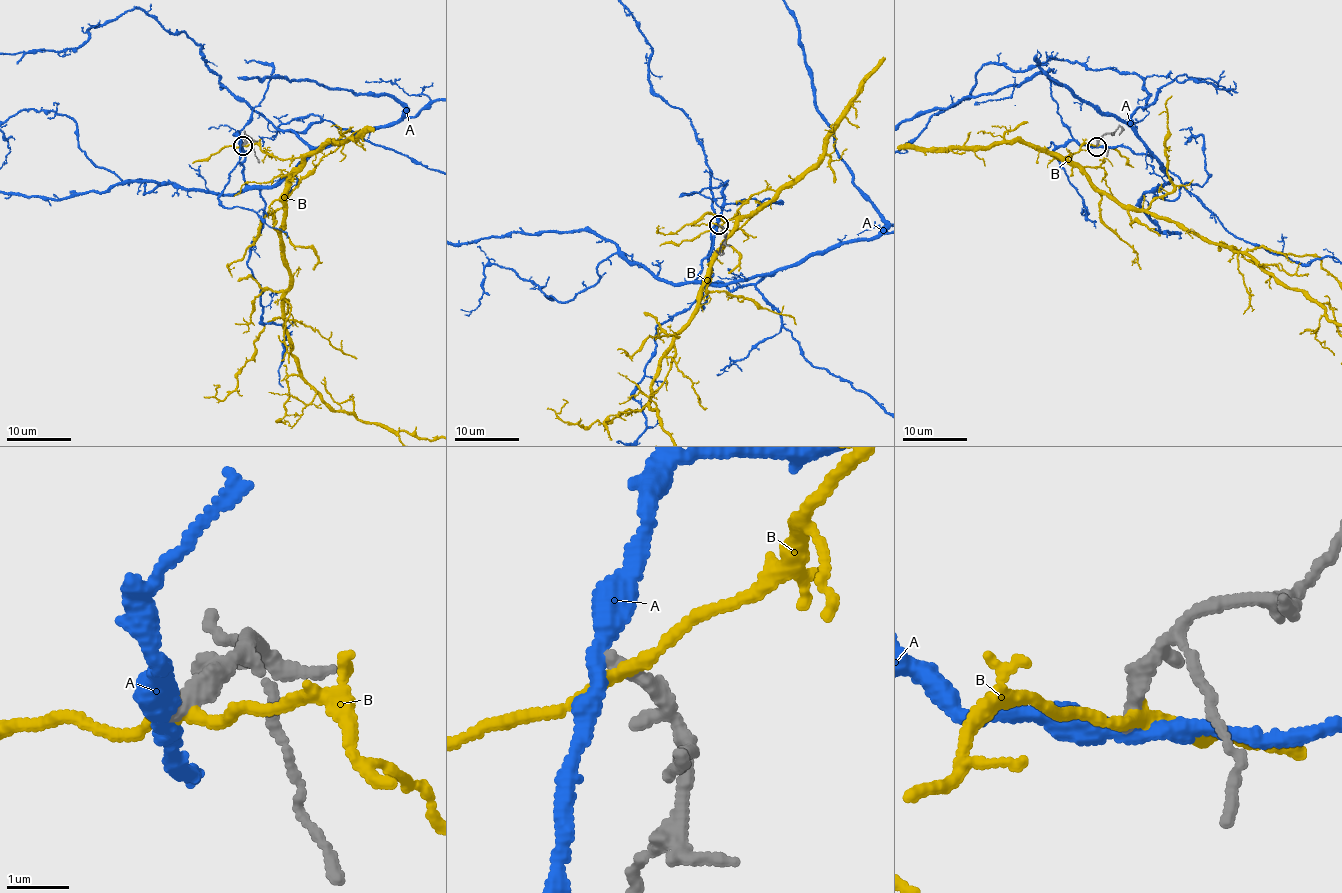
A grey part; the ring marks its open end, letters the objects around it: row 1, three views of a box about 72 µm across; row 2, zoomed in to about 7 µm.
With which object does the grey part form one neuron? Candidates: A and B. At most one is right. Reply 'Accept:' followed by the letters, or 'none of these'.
Accept: none of these

